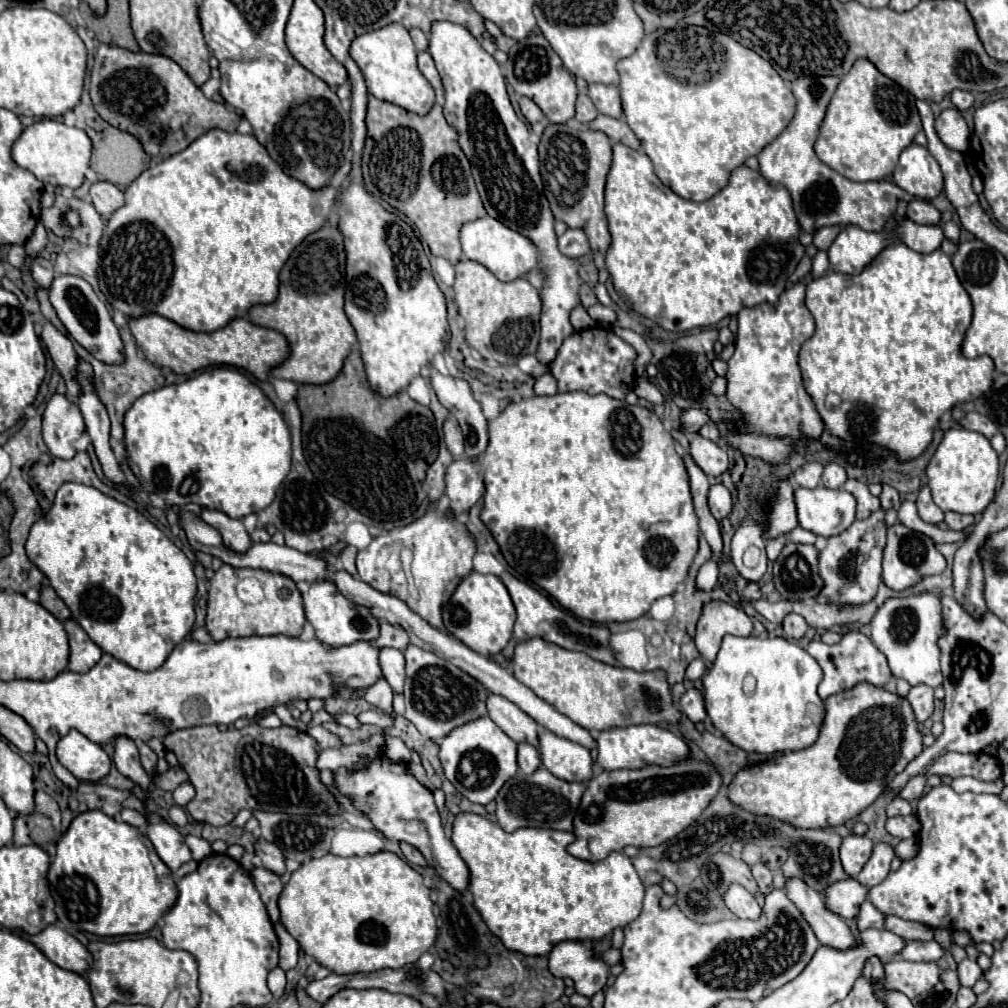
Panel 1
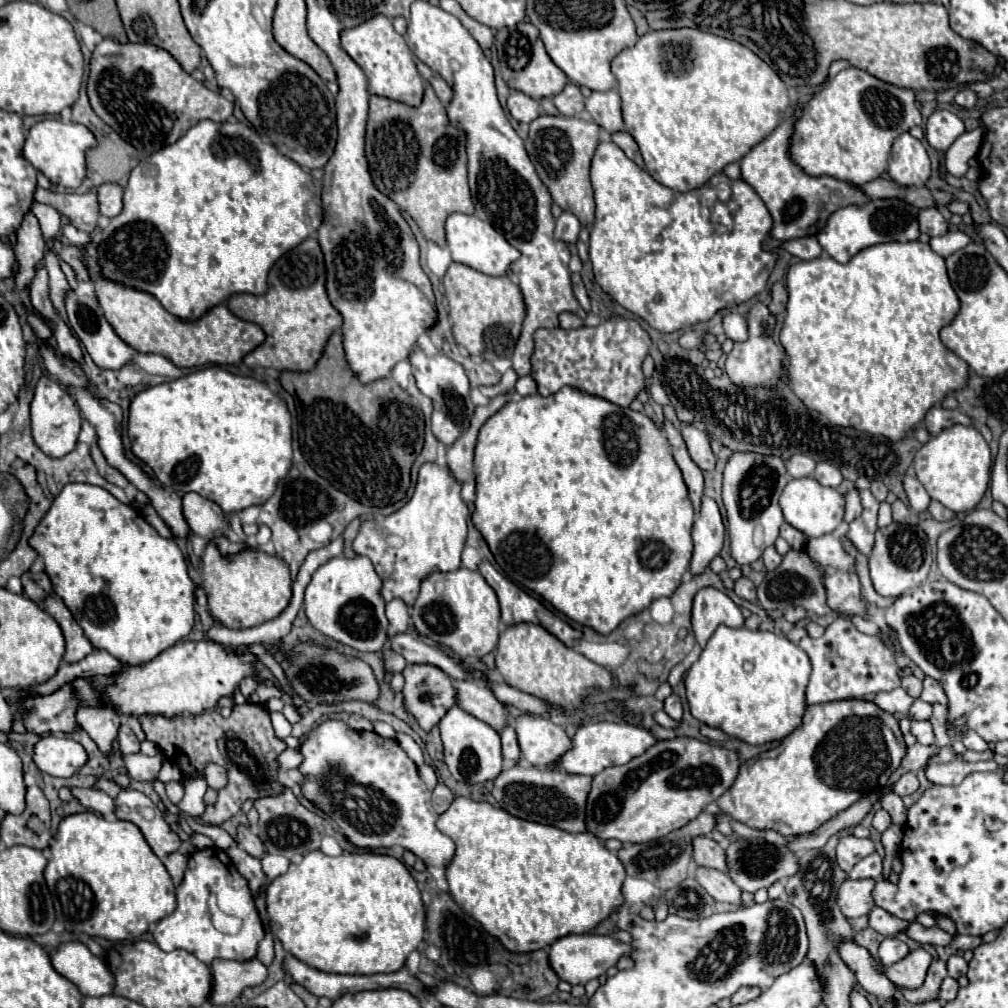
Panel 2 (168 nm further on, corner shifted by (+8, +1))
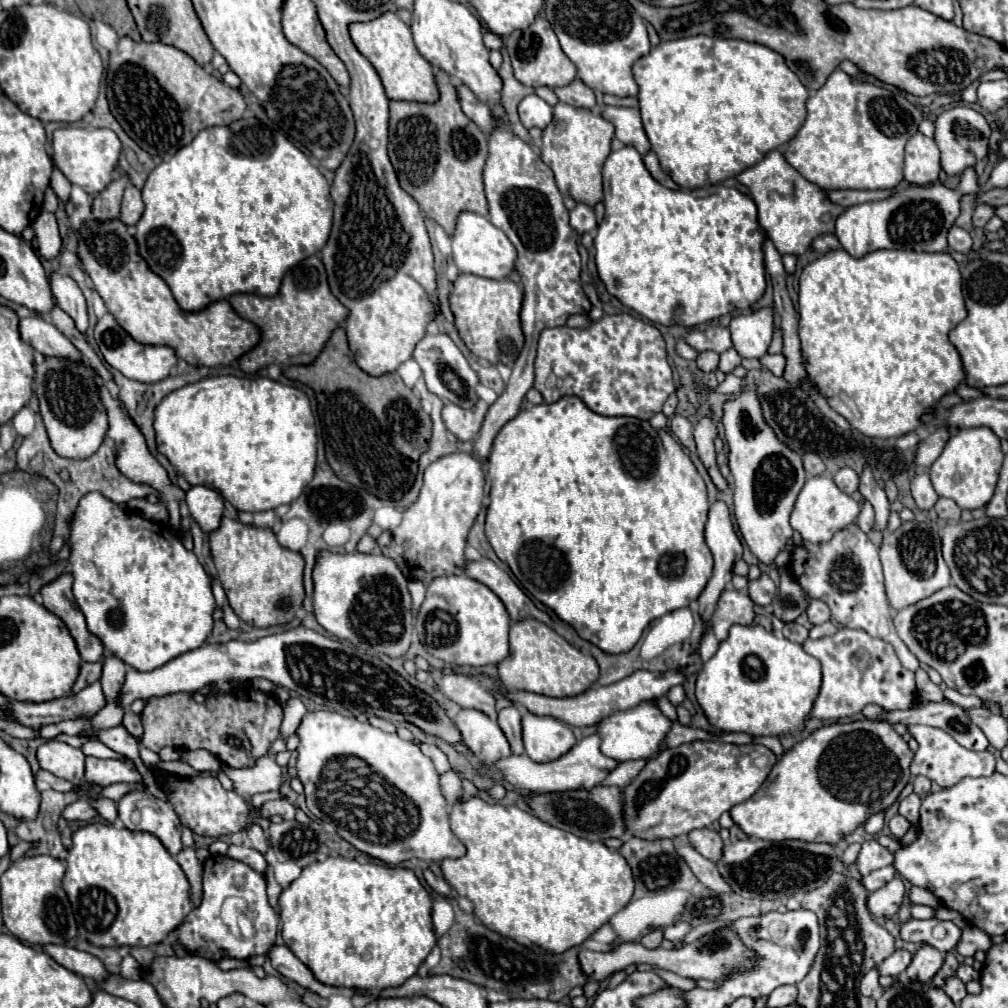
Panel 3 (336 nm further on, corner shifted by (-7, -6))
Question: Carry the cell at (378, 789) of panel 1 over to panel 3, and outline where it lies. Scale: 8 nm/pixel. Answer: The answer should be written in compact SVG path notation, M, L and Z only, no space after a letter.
M308 712L298 728L298 778L304 784L308 810L322 822L332 822L336 832L356 850L378 858L386 864L400 864L410 858L426 862L442 862L446 858L462 858L464 844L452 834L448 824L448 806L438 786L438 772L428 756L412 742L404 742L398 734L386 734L368 722L346 718L336 712Z

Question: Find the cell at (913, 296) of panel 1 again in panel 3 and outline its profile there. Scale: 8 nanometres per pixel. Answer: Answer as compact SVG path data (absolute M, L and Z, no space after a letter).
M838 248L828 252L826 256L820 256L812 264L808 264L800 274L800 290L798 290L798 308L800 308L800 324L798 324L798 338L802 344L802 354L806 360L806 374L814 386L822 392L822 396L828 400L828 404L842 414L852 428L860 430L866 436L872 438L900 438L920 426L924 426L922 416L930 414L940 398L944 394L954 392L966 378L962 360L958 350L950 344L948 332L964 320L966 306L962 298L962 280L958 264L952 256L946 256L948 252L914 252L914 250L876 250L866 254L864 258L852 258L846 250Z

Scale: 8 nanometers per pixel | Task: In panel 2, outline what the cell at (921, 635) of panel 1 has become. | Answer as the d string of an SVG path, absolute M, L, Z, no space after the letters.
M925 677L925 681L923 681L921 699L927 701L927 703L941 703L941 705L947 705L947 695L943 693L941 685L939 685L935 679L931 679L931 677Z

